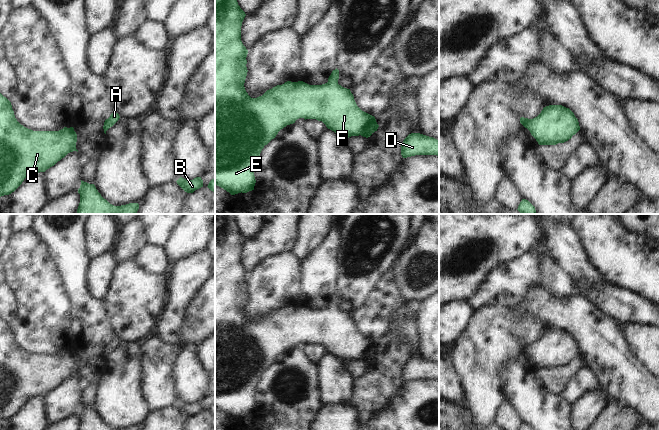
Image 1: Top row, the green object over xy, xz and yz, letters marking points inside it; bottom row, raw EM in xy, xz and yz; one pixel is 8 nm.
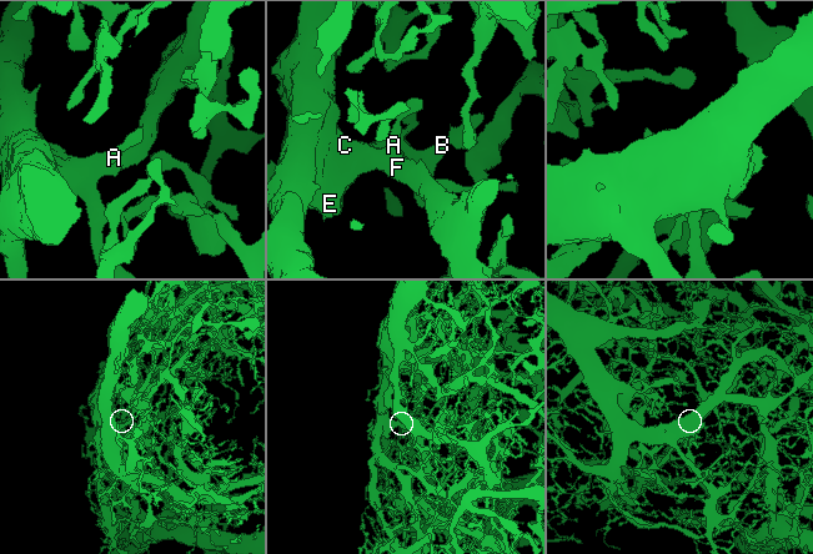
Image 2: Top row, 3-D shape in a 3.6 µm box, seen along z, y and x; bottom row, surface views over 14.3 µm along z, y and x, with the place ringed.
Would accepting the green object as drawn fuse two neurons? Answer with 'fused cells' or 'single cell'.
single cell

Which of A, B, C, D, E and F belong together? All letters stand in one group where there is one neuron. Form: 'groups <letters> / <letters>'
groups A B C D E F

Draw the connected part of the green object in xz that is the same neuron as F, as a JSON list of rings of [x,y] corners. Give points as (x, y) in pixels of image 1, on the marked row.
[[[215,0],[215,185],[231,195],[254,190],[256,183],[254,172],[262,149],[281,129],[295,123],[299,118],[322,121],[328,129],[346,139],[359,135],[368,138],[379,127],[374,116],[357,106],[350,89],[338,84],[337,68],[332,71],[325,84],[309,85],[303,81],[287,81],[267,90],[262,96],[251,98],[244,87],[248,72],[246,67],[248,50],[241,41],[241,26],[245,16],[237,0]]]

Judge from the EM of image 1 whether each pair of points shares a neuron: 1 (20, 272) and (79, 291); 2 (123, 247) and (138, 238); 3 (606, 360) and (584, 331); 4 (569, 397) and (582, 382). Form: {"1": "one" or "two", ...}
{"1": "two", "2": "one", "3": "one", "4": "one"}

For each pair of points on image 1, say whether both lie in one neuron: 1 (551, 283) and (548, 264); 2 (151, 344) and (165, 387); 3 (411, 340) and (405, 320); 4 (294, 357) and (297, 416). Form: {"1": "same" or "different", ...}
{"1": "same", "2": "same", "3": "same", "4": "same"}

